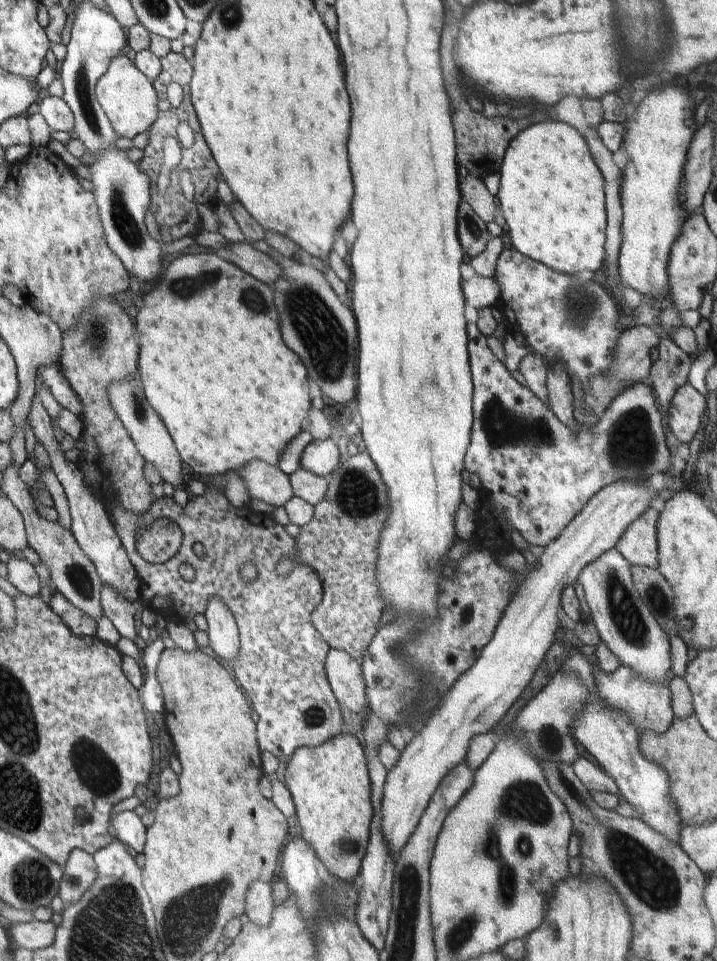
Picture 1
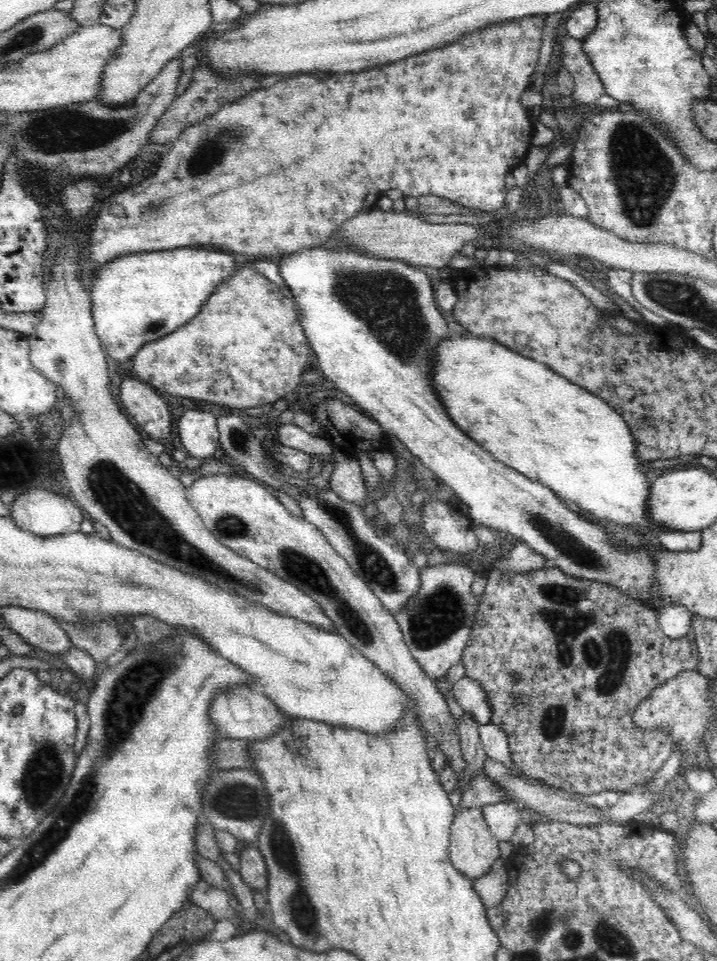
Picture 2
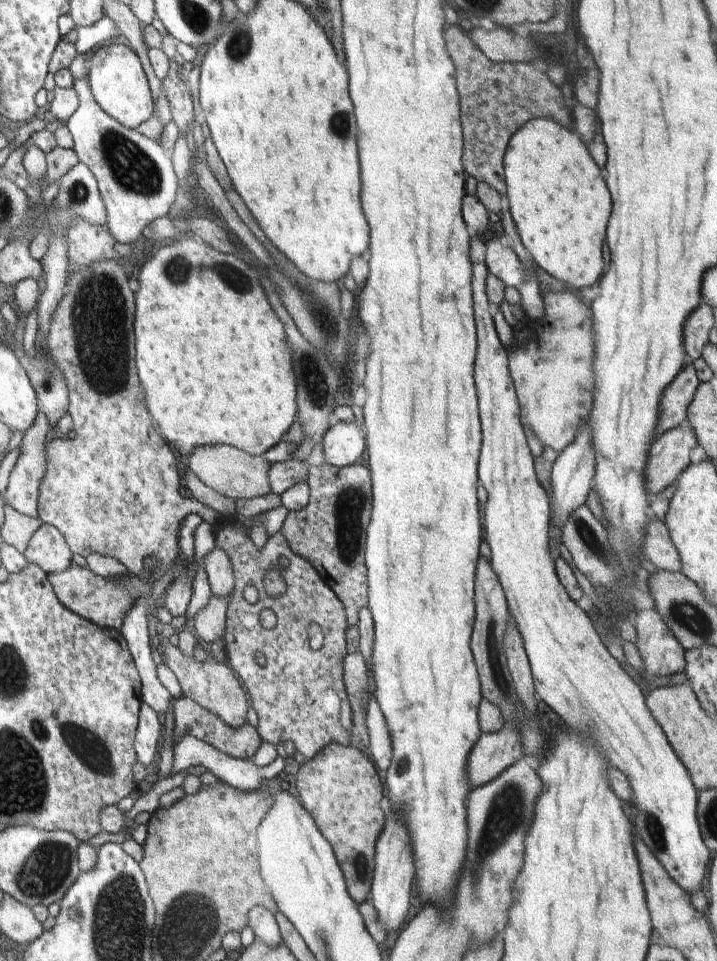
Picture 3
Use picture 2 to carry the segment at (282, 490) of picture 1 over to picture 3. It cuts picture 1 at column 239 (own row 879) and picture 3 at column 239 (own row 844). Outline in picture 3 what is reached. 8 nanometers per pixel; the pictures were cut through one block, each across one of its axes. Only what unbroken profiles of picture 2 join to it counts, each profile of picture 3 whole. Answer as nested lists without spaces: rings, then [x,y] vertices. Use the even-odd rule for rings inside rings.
[[[215,444],[215,446],[197,446],[193,448],[185,458],[181,458],[181,464],[189,468],[189,472],[207,488],[213,492],[227,496],[231,500],[251,500],[269,494],[269,482],[267,482],[267,470],[269,464],[259,456],[249,456],[237,448]]]

